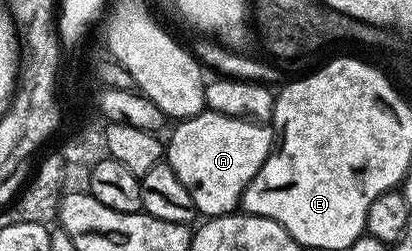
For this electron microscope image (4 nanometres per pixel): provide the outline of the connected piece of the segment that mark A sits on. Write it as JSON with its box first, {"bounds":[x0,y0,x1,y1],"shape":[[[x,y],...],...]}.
{"bounds":[167,109,274,219],"shape":[[[210,109],[178,121],[174,126],[177,127],[169,142],[167,138],[167,161],[175,176],[179,176],[179,184],[191,192],[198,215],[211,219],[234,213],[241,193],[255,172],[263,168],[267,156],[273,153],[274,131],[260,121],[232,118]]]}

